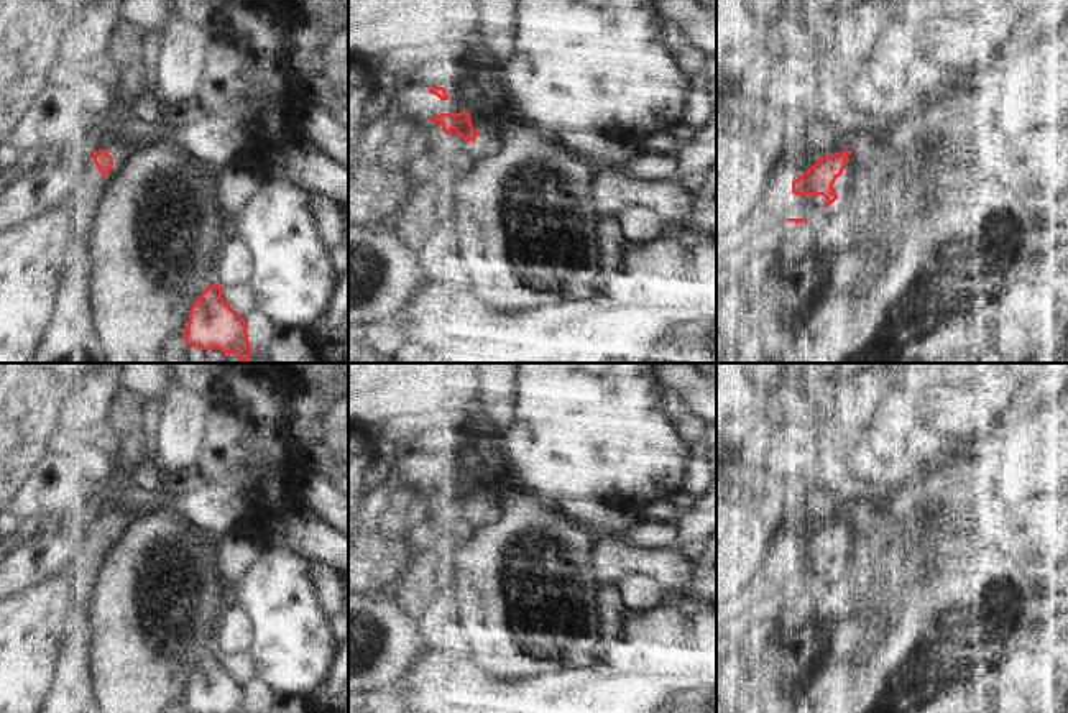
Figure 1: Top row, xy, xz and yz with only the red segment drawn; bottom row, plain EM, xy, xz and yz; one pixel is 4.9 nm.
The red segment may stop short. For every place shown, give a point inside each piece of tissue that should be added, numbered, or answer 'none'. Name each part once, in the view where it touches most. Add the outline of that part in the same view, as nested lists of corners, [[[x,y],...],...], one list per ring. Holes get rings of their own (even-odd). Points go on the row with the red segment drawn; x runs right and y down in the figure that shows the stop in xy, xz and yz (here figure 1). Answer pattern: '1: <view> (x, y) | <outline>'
1: yz (853, 186) | [[[851,153],[845,163],[843,174],[836,177],[833,184],[838,199],[826,207],[823,196],[792,194],[787,217],[807,218],[812,225],[820,228],[841,232],[868,202],[872,181],[874,156]]]

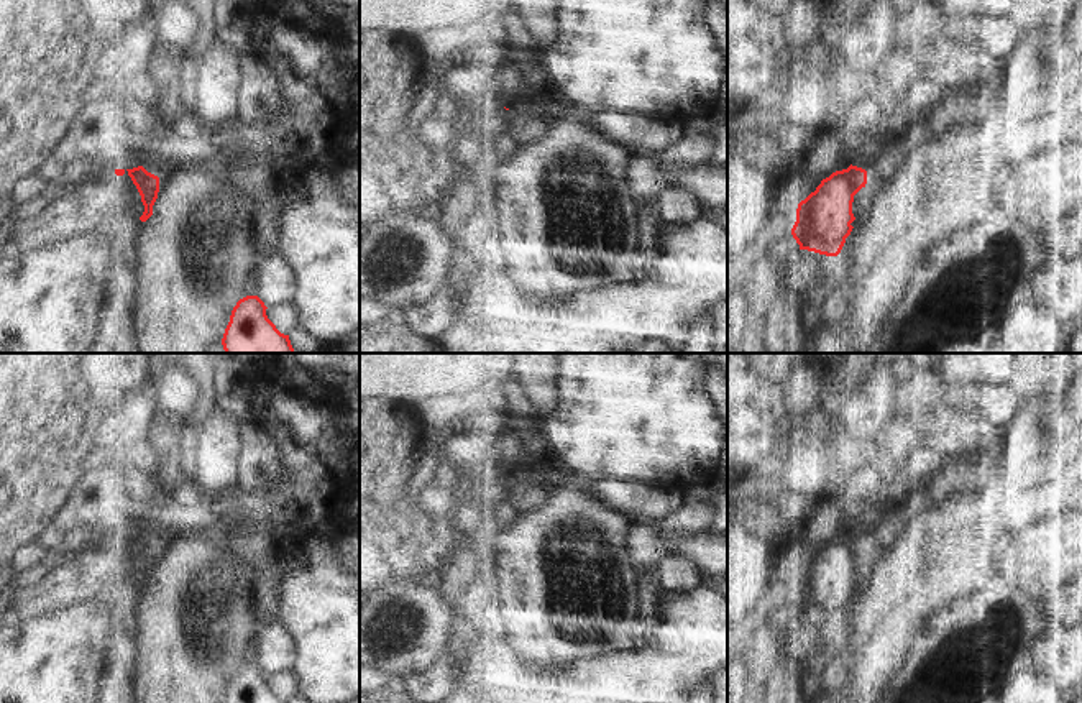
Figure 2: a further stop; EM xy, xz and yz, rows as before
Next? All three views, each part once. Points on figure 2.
1: xy (96, 202) | [[[115,169],[103,172],[82,172],[74,176],[67,192],[51,202],[43,212],[26,220],[11,220],[2,235],[7,253],[31,253],[36,248],[72,240],[87,233],[108,237],[135,237],[144,212],[141,195],[128,171],[117,176]]]

